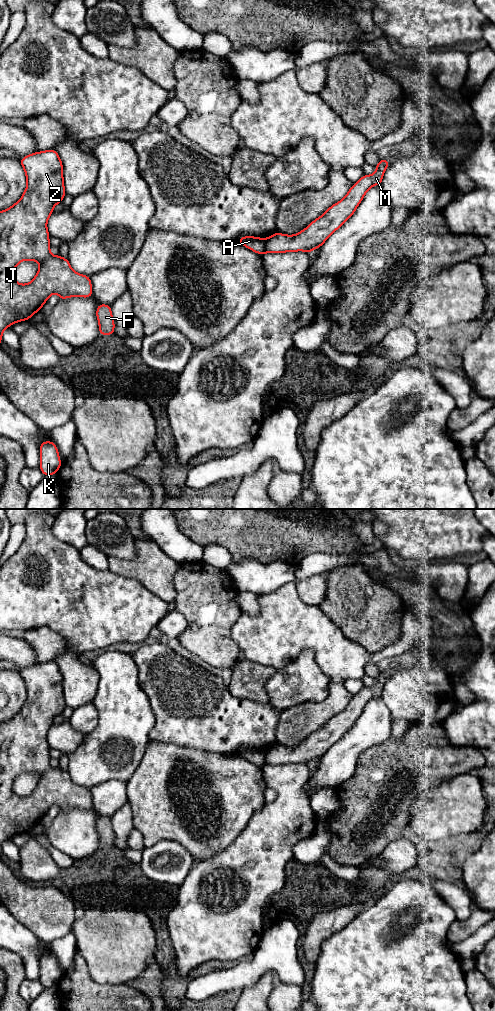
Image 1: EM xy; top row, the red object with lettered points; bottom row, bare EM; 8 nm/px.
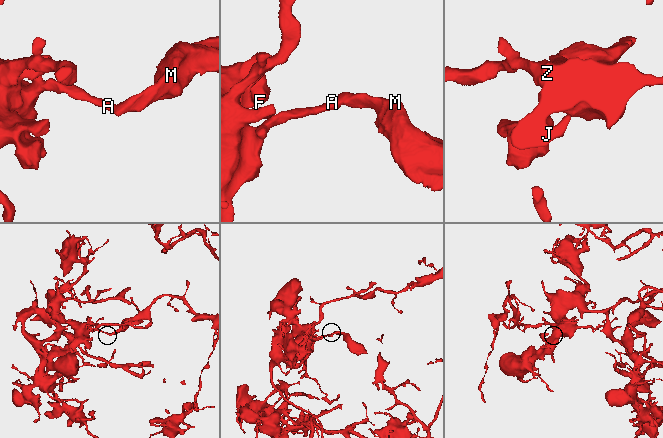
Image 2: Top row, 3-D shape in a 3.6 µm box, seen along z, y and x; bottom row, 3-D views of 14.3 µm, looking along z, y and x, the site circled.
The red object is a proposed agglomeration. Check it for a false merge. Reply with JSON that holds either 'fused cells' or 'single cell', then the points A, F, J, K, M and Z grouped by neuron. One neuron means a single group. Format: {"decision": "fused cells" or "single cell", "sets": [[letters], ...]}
{"decision": "fused cells", "sets": [["A", "F", "J", "K", "Z"], ["M"]]}

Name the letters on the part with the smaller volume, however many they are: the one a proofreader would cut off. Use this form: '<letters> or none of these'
M

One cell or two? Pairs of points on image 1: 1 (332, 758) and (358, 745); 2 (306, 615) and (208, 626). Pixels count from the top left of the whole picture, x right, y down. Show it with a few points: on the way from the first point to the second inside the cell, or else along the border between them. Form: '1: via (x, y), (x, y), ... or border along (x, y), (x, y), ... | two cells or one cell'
1: via (338, 758), (352, 745) | one cell
2: border along (241, 614), (231, 629), (231, 638), (237, 646) | two cells

